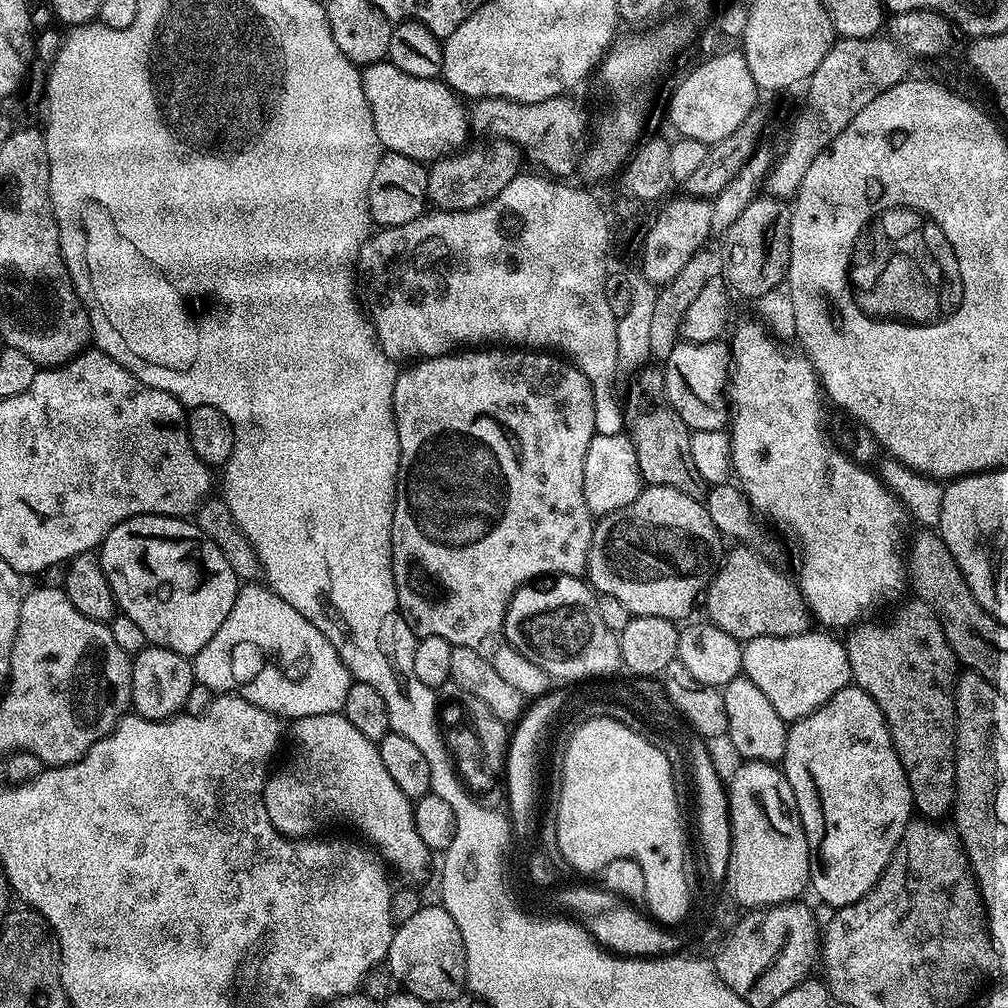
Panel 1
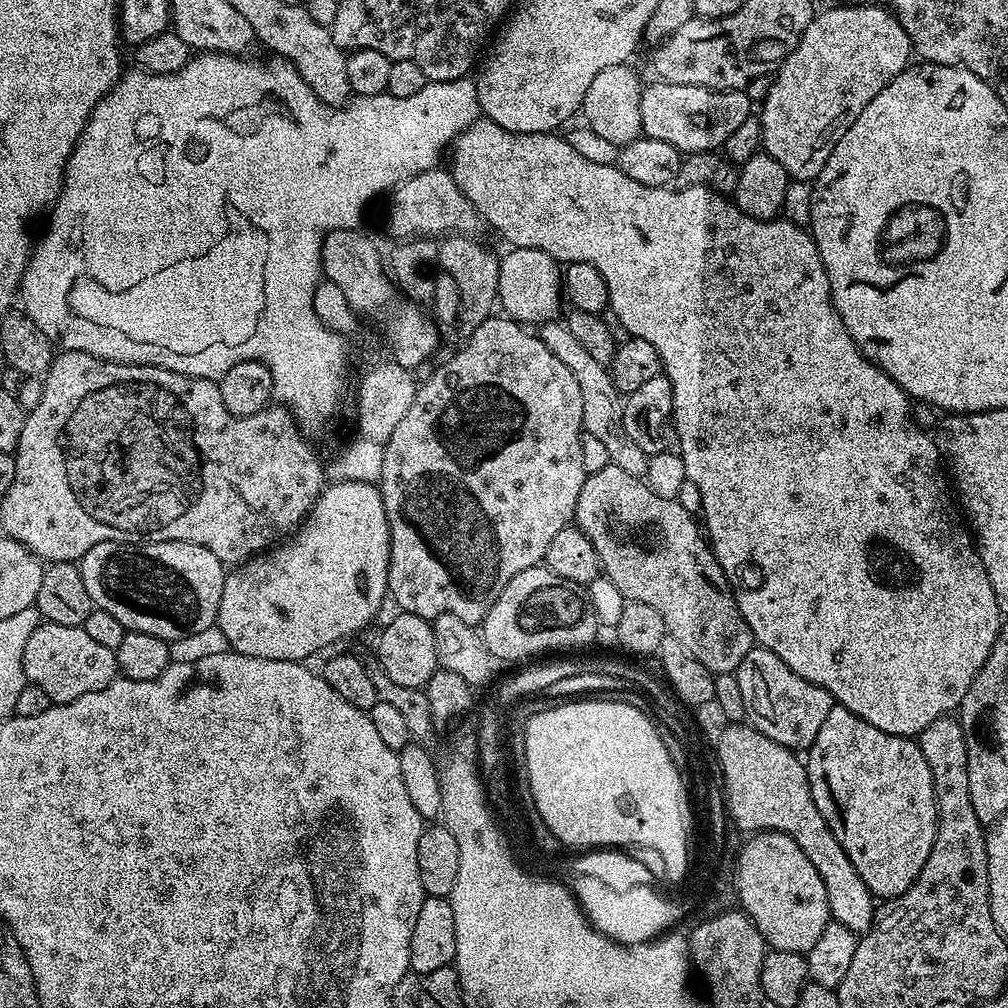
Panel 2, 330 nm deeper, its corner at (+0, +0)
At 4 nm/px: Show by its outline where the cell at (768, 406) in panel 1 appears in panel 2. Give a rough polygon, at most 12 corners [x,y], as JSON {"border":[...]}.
{"border":[[477,118],[658,350],[759,647],[916,738],[1000,633],[811,231]]}

